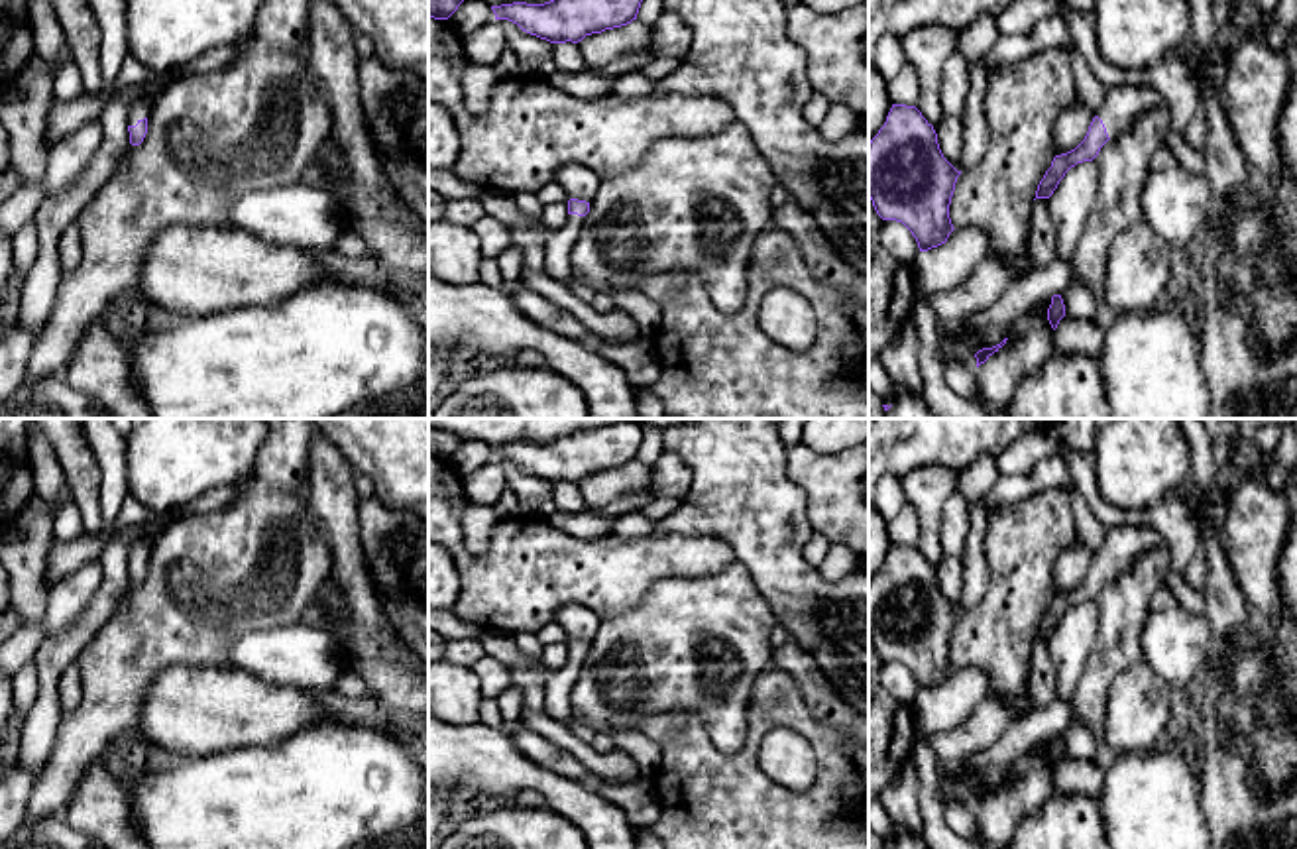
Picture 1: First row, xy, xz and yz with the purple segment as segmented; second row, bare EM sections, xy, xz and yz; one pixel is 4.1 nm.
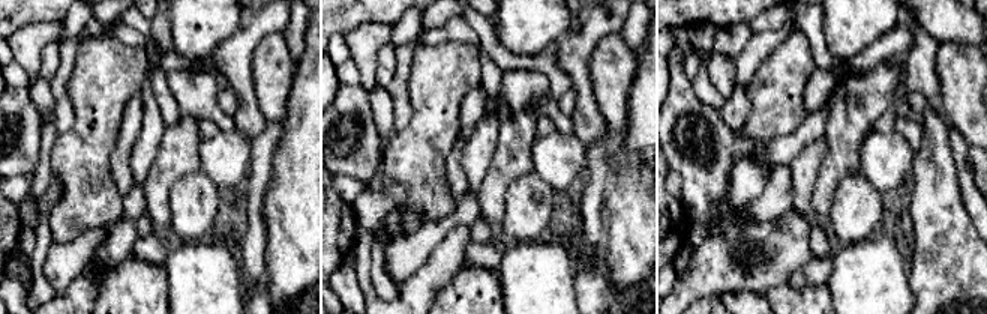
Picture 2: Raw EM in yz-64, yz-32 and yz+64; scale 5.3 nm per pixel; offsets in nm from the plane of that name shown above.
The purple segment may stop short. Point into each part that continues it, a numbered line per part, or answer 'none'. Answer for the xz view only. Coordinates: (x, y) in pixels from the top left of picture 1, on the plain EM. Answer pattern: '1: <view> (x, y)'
1: xz (557, 684)

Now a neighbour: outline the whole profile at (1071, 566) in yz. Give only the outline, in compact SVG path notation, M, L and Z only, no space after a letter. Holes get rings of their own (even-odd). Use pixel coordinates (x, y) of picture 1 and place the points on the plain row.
M1077 538L1057 560L1053 570L1055 595L1075 590L1087 576L1095 554Z

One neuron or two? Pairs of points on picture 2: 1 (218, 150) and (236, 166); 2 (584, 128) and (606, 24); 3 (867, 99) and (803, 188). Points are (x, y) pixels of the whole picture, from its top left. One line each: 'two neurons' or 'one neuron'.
1: one neuron
2: one neuron
3: two neurons

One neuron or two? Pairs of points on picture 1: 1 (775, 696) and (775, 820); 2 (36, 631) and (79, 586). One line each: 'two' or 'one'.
1: one
2: one

